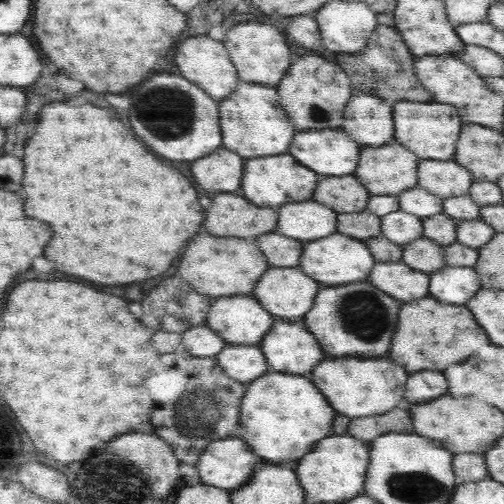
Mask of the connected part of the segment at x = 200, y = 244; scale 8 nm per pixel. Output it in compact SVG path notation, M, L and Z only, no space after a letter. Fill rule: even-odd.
M196 236L182 254L182 260L178 264L178 274L186 282L190 282L192 288L199 294L216 298L234 294L248 295L268 268L270 266L254 240Z

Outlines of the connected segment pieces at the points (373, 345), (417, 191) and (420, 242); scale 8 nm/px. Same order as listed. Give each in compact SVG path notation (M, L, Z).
M354 282L319 290L314 306L304 314L307 329L316 337L326 354L332 356L384 356L390 348L398 318L398 302L376 290L370 282Z
M411 188L400 193L400 208L408 214L416 214L420 217L431 217L443 212L443 199L429 190L420 188Z
M419 238L402 247L404 256L402 260L414 270L431 273L444 267L443 246L430 238Z

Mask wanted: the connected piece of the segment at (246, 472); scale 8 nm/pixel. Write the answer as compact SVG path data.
M240 437L216 440L206 446L195 464L204 484L233 491L253 475L262 462Z

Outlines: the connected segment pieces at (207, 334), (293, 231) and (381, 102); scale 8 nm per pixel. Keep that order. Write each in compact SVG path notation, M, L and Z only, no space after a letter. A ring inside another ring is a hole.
M200 324L181 333L181 349L197 356L217 355L227 342L206 324Z
M294 202L280 206L278 230L284 236L298 240L324 238L336 232L336 212L318 202Z
M353 95L344 107L341 126L363 146L394 142L393 103L376 95Z

